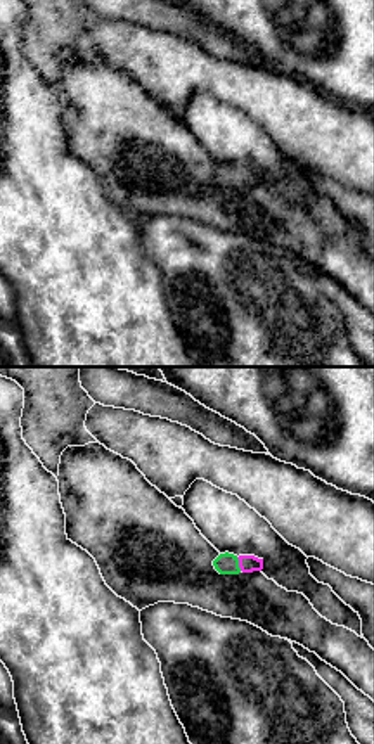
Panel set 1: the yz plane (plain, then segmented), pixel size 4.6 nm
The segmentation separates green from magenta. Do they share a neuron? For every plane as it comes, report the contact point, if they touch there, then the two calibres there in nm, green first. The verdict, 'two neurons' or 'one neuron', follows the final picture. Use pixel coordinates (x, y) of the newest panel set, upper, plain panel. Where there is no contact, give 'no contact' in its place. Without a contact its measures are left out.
(238, 177) | 100/80 nm

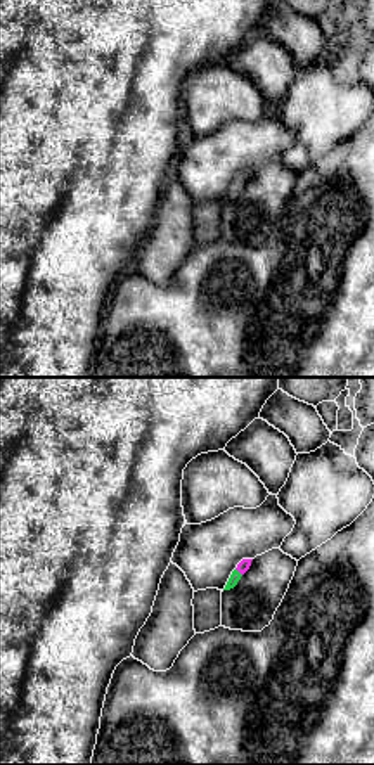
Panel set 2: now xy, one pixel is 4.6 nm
(238, 184) | 50/60 nm

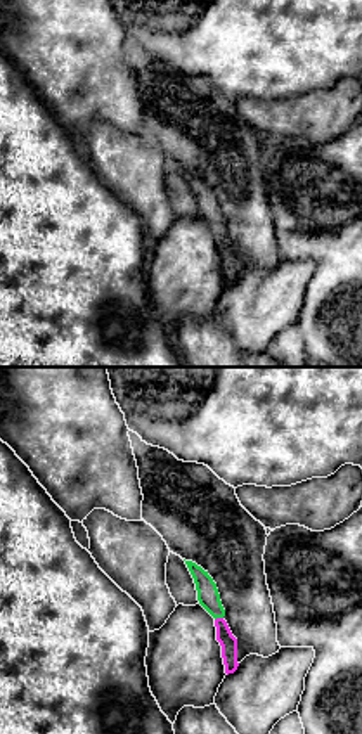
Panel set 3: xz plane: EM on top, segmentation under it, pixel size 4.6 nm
(219, 229) | 100/80 nm

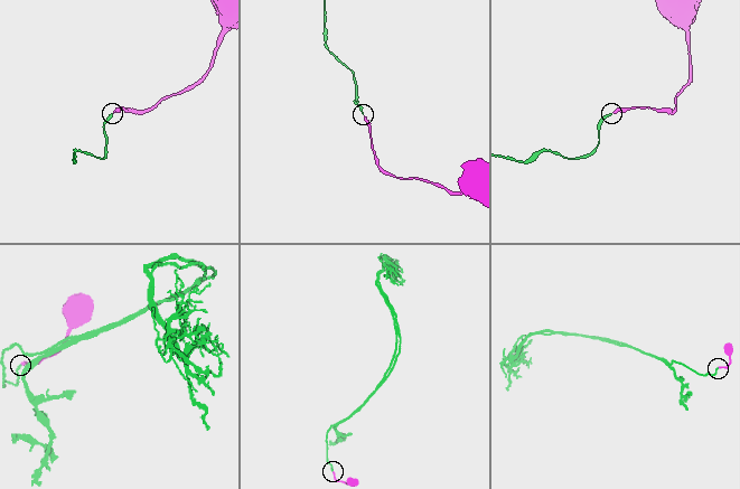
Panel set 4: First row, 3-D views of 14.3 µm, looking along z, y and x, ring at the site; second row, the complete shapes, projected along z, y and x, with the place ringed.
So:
one neuron

